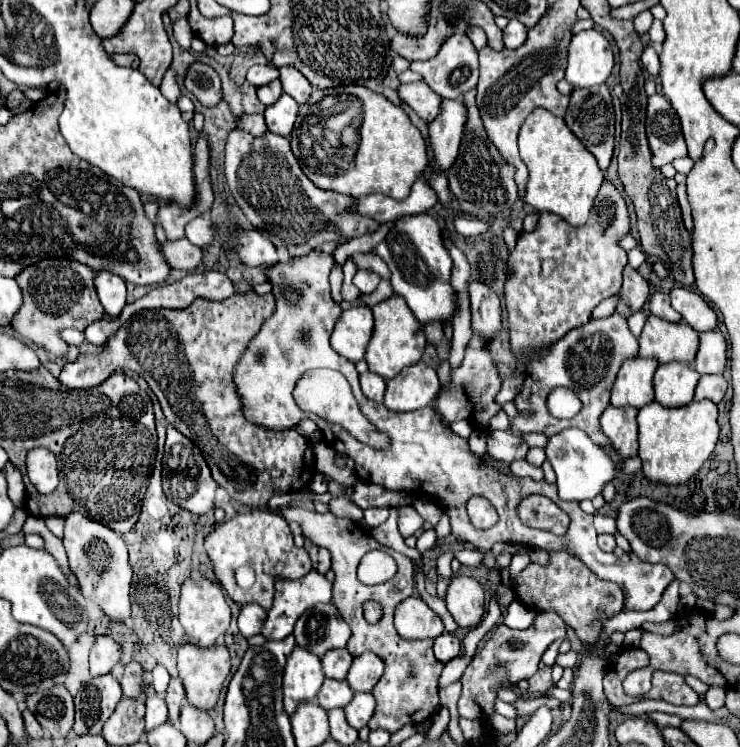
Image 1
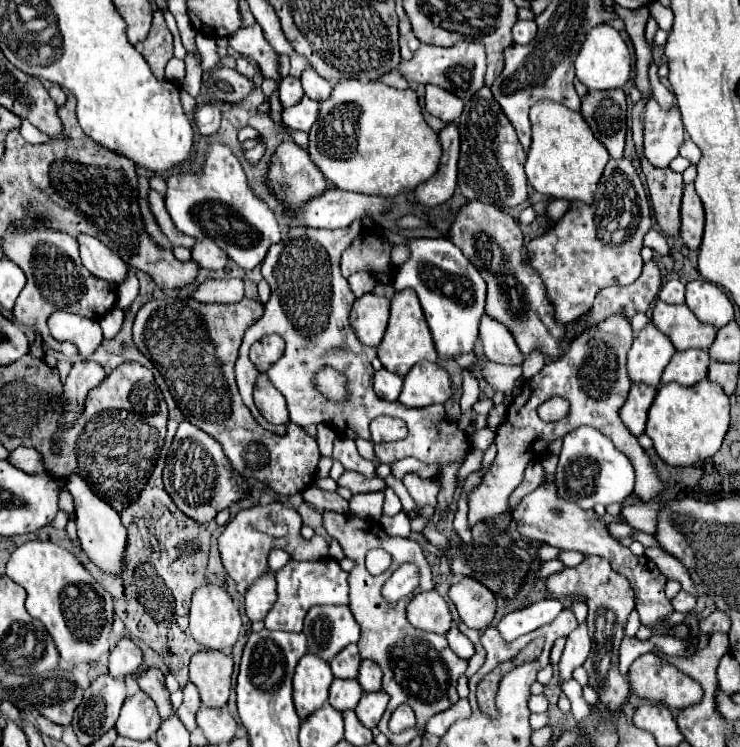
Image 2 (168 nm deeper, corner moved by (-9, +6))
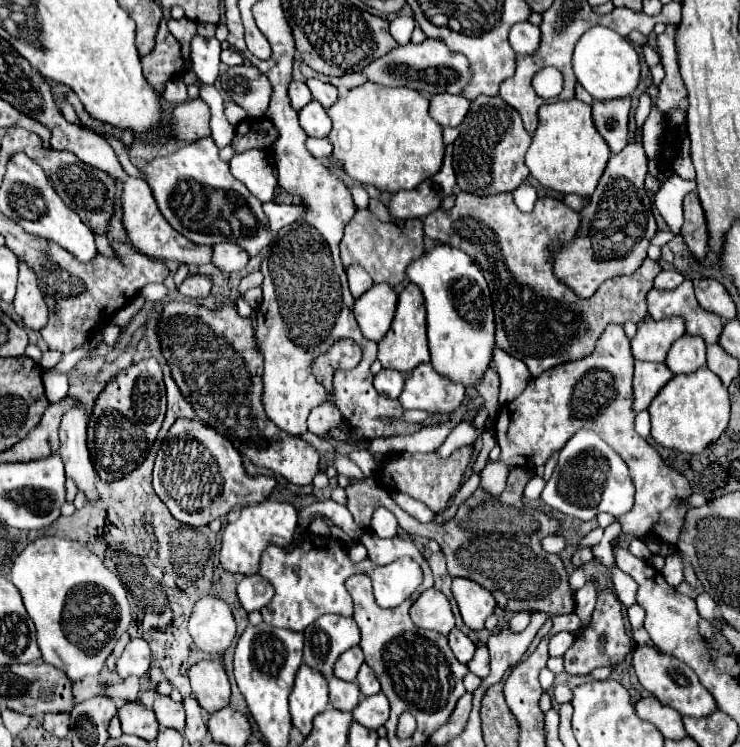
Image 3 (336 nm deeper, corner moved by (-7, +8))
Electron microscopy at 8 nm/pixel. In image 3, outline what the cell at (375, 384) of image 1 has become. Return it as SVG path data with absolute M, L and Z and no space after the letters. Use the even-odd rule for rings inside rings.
M381 369L373 381L375 389L391 399L397 399L403 389L403 375L395 369Z

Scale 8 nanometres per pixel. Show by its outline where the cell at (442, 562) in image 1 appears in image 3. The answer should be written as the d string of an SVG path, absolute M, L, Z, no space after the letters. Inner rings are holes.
M611 323L599 337L599 343L591 355L541 373L529 381L527 389L517 399L501 405L495 421L495 435L501 455L497 461L485 465L479 487L491 495L499 495L506 488L507 475L513 467L535 469L545 465L551 453L559 451L577 429L587 427L623 457L635 485L635 505L629 513L619 517L623 533L615 541L623 543L625 535L641 537L655 533L655 537L675 547L683 517L687 513L687 507L677 505L675 499L689 497L691 487L683 475L663 463L655 447L637 435L633 427L635 413L631 411L631 377L633 357L629 339L621 325Z

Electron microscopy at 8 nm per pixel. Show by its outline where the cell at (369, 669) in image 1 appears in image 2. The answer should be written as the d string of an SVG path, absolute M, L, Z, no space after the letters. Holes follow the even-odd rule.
M365 659L361 663L357 681L359 681L359 685L363 687L365 693L367 691L381 691L381 677L383 677L383 673L381 673L381 669L379 669L377 663L373 663L369 659Z

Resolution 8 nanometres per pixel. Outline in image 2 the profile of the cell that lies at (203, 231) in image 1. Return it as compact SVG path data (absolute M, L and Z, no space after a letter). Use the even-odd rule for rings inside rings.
M221 143L209 145L209 149L205 153L205 161L203 161L199 171L195 171L195 173L173 173L167 177L165 205L167 205L167 211L169 211L175 227L181 233L185 233L193 239L205 239L205 237L213 239L217 245L221 245L221 249L225 249L229 253L229 257L241 269L257 267L265 259L269 247L273 243L281 241L281 231L279 231L279 223L275 219L275 213L265 205L265 201L261 201L251 191L241 163L231 153L231 149L227 145L221 145Z

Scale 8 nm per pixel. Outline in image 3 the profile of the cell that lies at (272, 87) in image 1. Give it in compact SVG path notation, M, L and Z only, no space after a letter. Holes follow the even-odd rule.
M291 81L289 83L289 99L291 99L291 107L295 111L299 111L299 109L303 109L311 101L311 91L307 89L305 83Z

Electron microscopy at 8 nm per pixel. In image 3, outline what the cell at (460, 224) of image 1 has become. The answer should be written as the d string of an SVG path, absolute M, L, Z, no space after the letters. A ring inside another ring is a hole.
M523 183L519 189L515 189L513 197L515 197L515 205L517 205L523 213L529 213L529 211L535 207L537 191L535 191L529 183Z

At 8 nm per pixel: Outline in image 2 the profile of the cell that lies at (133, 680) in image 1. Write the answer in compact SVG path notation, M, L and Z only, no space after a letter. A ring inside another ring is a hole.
M147 669L141 677L139 677L139 687L155 701L157 709L159 709L159 715L163 719L169 719L173 715L173 709L171 709L171 701L169 701L169 691L165 687L165 677L159 669Z

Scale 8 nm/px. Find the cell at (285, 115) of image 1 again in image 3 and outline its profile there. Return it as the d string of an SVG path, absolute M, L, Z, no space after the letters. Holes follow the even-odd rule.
M315 101L307 103L307 107L303 107L299 111L299 123L301 123L303 131L309 137L327 137L327 133L331 131L331 119L329 119L329 115Z

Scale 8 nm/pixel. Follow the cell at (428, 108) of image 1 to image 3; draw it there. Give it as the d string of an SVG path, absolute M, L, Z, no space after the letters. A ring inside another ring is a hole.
M365 83L349 89L327 109L327 115L333 121L333 129L327 135L333 145L331 157L341 161L343 171L363 185L373 185L379 191L389 193L415 189L435 175L443 163L445 143L441 141L441 127L457 127L467 115L469 105L471 101L463 95L449 93L433 95L429 105L421 93L411 91L409 87L379 87L375 83ZM407 147L411 151L405 153Z

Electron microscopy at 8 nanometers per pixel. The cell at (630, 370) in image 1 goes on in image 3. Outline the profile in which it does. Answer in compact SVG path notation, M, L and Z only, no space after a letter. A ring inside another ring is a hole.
M669 317L663 321L645 319L639 323L637 335L631 339L631 353L635 361L663 363L671 345L683 337L685 325L681 317Z

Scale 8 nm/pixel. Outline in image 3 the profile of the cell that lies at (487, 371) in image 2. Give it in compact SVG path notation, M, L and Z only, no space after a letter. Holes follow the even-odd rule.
M493 367L487 369L487 375L483 375L483 383L479 383L479 387L475 387L477 393L483 397L485 407L491 415L491 419L497 417L499 411L499 403L497 403L497 395L499 395L499 375L495 373Z

